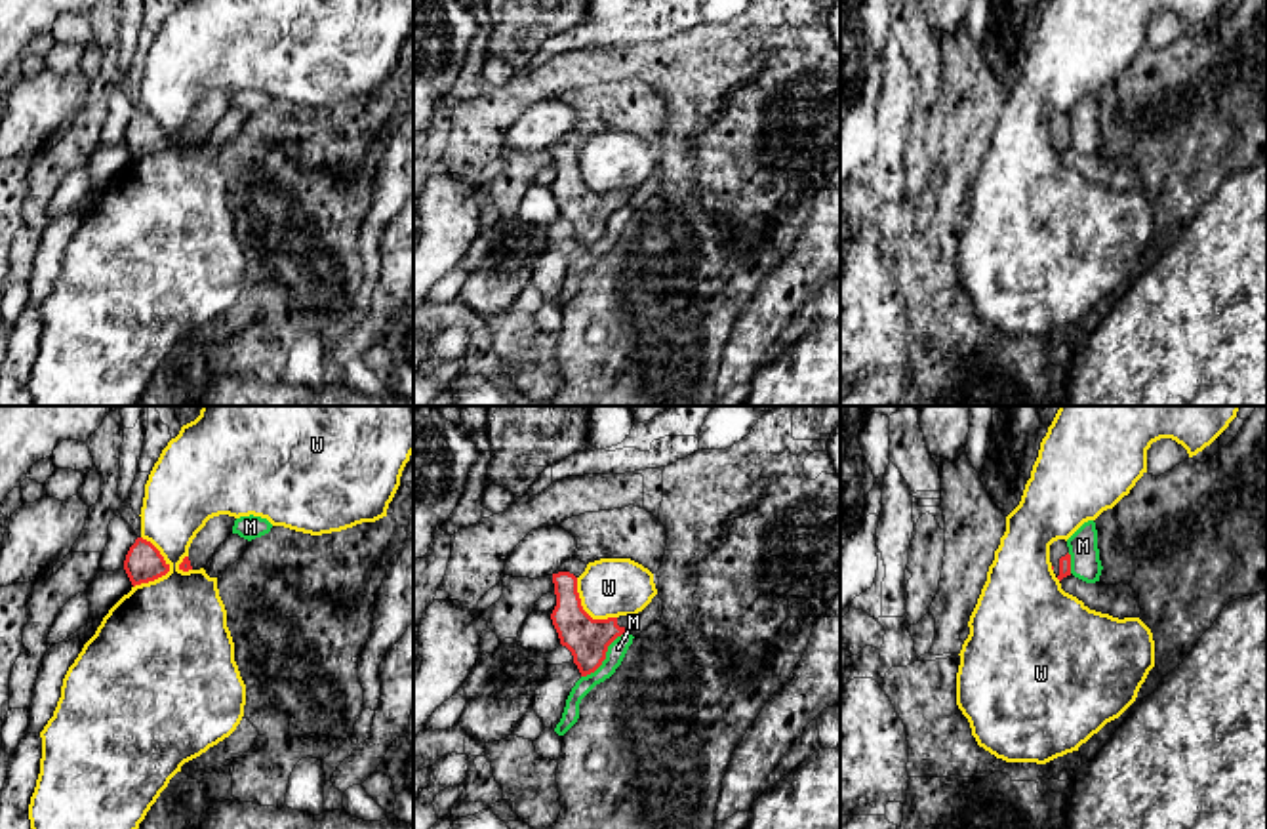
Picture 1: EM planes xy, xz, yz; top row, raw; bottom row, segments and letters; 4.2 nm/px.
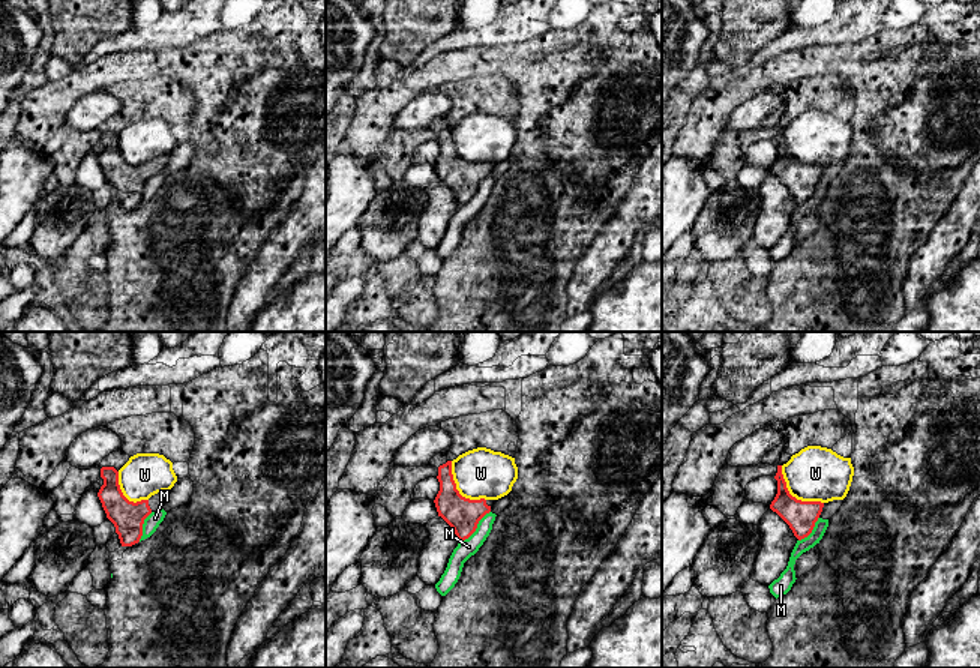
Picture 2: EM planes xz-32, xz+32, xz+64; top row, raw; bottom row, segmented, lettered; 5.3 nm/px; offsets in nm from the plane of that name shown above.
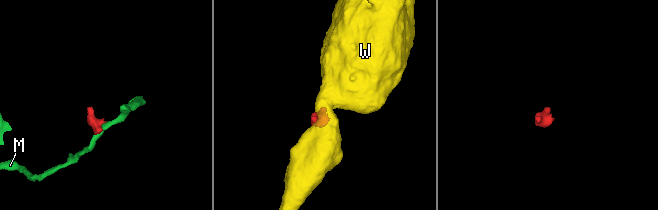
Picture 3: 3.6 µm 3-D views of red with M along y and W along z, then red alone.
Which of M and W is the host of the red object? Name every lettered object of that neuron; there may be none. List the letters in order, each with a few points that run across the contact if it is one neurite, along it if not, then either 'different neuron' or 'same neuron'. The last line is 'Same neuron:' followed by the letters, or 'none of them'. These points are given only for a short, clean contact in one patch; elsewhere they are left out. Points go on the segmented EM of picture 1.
M: line xz (627, 631), (608, 647), (606, 658), (582, 677); different neuron
W: different neuron
Same neuron: none of them

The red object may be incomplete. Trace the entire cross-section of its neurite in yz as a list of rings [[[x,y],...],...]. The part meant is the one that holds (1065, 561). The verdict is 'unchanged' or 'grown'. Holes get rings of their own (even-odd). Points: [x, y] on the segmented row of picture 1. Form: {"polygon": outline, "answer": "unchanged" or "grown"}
{"polygon": [[[1057,539],[1050,545],[1050,562],[1059,581],[1071,576],[1071,555],[1065,539]]], "answer": "grown"}

